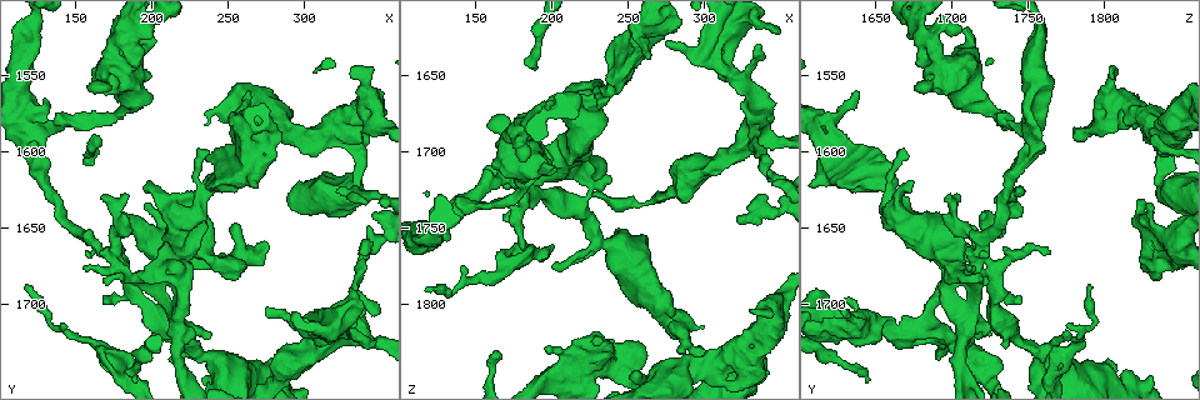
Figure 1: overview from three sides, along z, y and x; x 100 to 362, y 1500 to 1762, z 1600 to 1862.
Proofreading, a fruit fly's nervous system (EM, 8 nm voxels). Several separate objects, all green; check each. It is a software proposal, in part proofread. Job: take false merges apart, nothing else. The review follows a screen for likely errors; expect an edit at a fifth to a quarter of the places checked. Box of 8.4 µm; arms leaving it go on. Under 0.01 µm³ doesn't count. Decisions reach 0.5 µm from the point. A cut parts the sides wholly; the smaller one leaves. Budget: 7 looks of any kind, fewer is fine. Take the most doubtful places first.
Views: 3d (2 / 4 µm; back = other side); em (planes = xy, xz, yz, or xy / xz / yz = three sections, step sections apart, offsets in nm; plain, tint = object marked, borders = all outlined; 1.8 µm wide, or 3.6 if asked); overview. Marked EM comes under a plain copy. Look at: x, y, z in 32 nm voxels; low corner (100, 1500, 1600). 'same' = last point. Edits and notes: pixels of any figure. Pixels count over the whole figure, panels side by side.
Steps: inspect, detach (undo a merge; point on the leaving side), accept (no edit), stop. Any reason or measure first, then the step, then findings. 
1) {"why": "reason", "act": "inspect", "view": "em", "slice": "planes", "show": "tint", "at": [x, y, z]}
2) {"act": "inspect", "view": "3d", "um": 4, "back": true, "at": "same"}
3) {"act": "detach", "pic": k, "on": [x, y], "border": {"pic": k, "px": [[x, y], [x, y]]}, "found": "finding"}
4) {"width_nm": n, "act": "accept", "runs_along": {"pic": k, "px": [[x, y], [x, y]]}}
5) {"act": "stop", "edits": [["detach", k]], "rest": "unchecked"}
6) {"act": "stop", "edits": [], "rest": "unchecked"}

{"why": "sudden change in width", "act": "inspect", "view": "em", "slice": "planes", "show": "tint", "at": [126, 1588, 1752]}

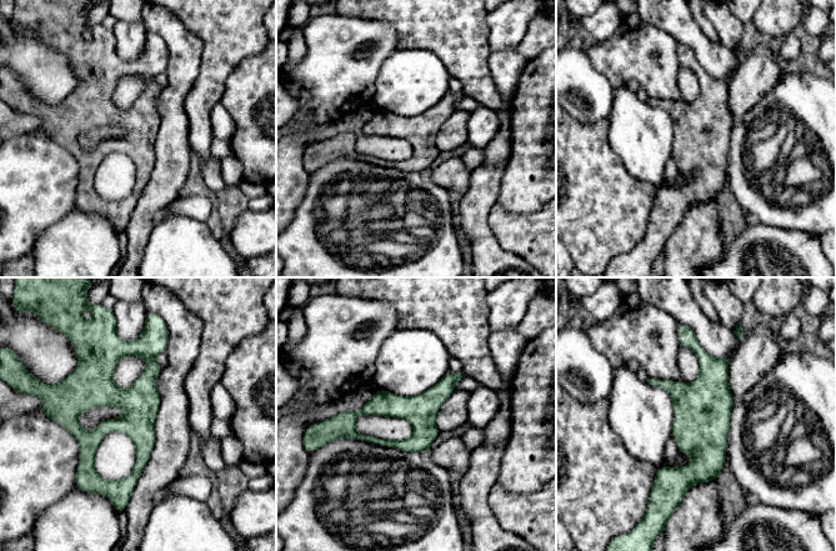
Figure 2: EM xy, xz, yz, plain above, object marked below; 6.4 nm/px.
{"act": "accept", "found": "continuous, no second neuron"}

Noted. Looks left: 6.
{"why": "four arms meet", "act": "inspect", "view": "em", "um": 3.6, "slice": "planes", "show": "borders", "at": [332, 1714, 1682]}

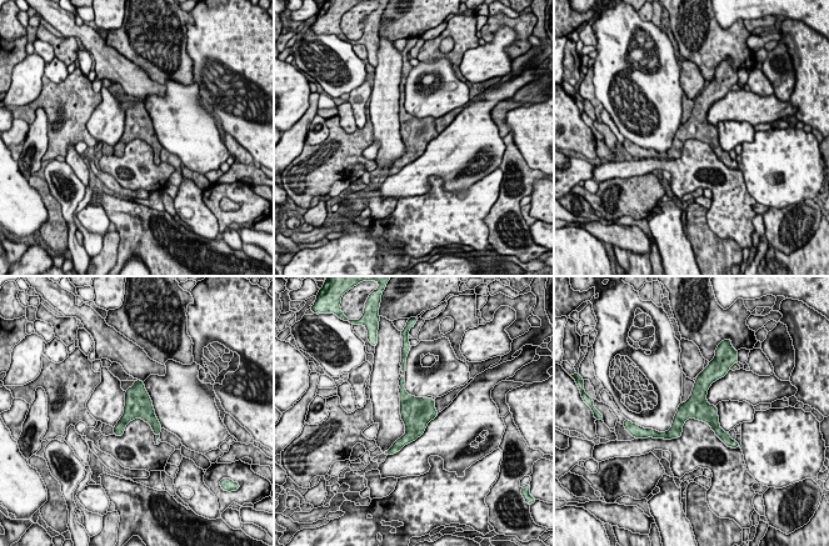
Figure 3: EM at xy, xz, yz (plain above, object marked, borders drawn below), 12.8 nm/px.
{"width_nm": 320, "act": "accept", "found": "one neuron here"}

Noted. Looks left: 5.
{"why": "abrupt turn", "act": "inspect", "view": "em", "slice": "xz", "step": 4, "show": "tint", "at": [338, 1576, 1824]}

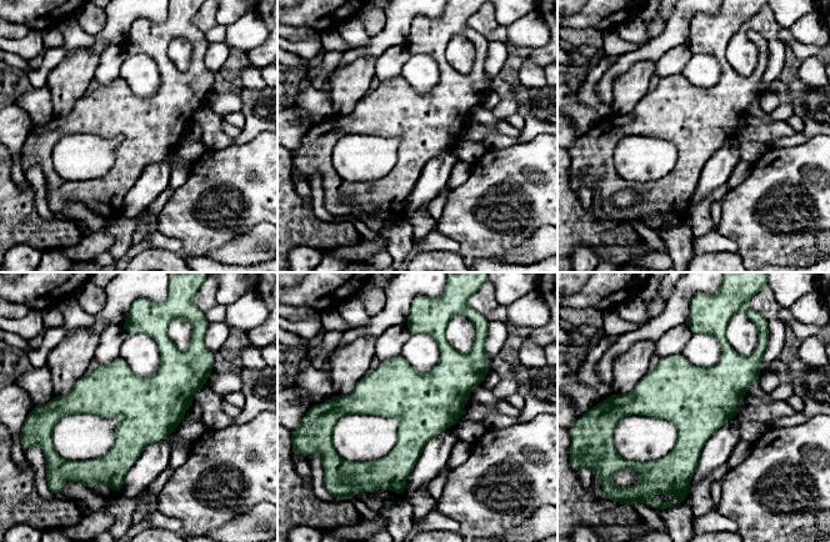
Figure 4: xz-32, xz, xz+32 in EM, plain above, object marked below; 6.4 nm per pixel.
{"why": "cut it another way", "act": "inspect", "view": "em", "slice": "planes", "show": "tint", "at": "same"}

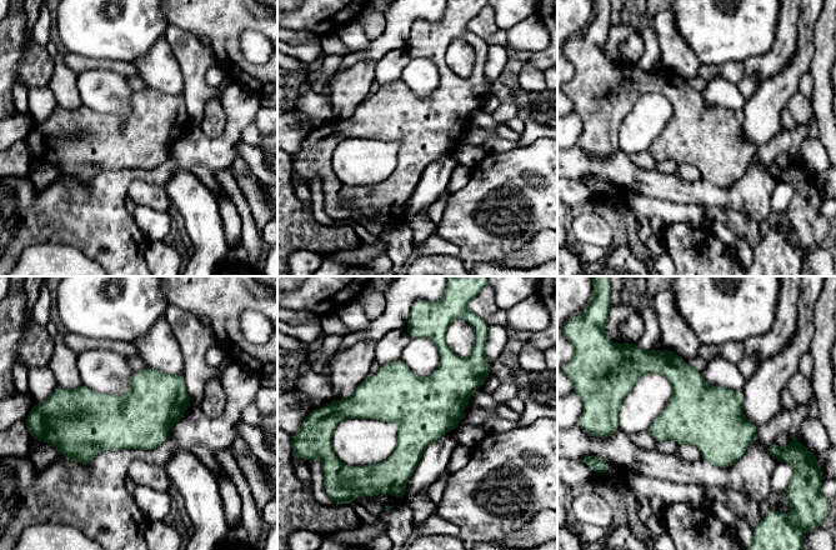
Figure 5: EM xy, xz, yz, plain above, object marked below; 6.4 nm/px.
{"width_nm": 380, "act": "accept", "found": "one neuron here"}

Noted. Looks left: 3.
{"act": "stop", "edits": [], "rest": "unchecked"}

